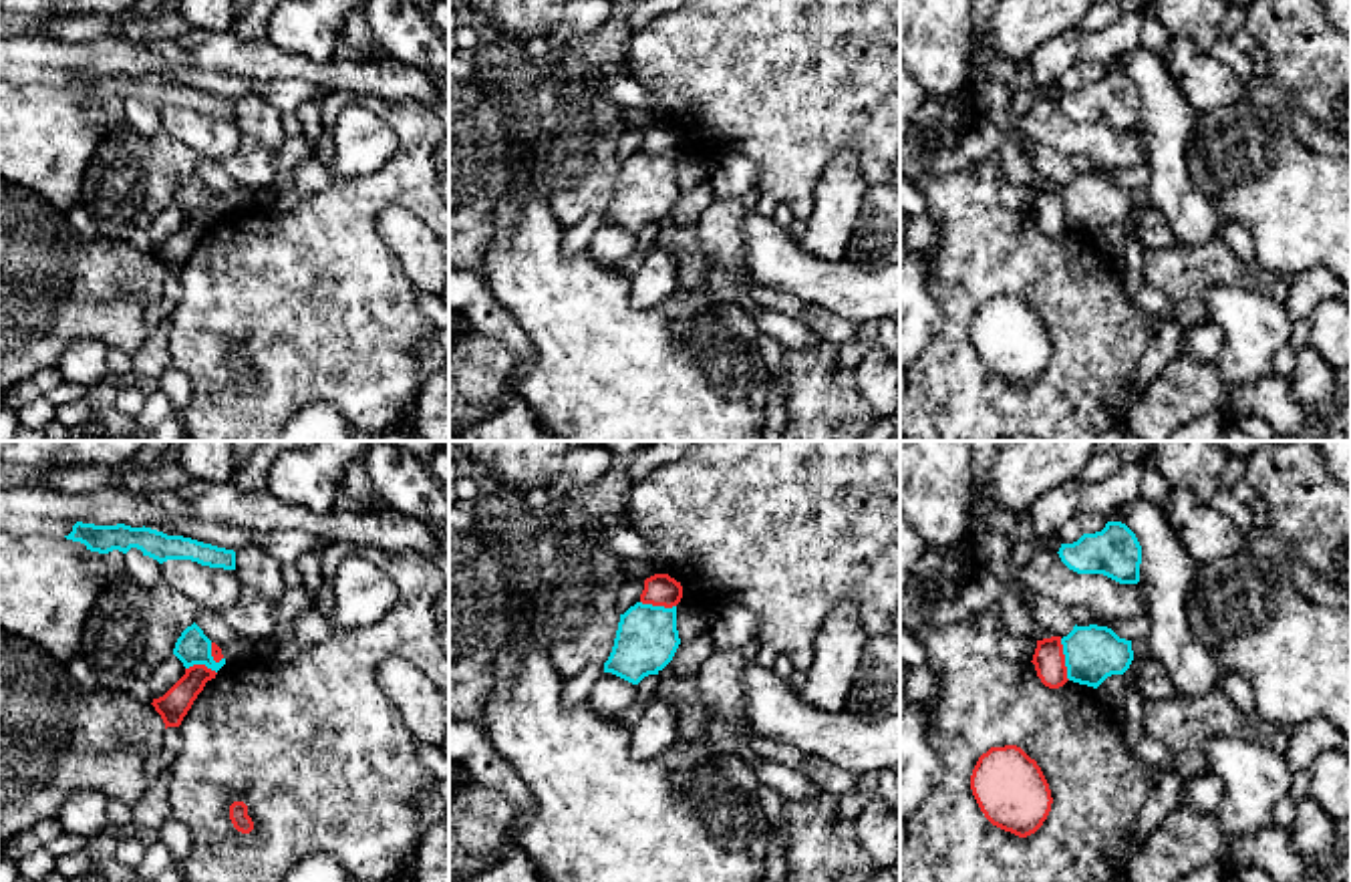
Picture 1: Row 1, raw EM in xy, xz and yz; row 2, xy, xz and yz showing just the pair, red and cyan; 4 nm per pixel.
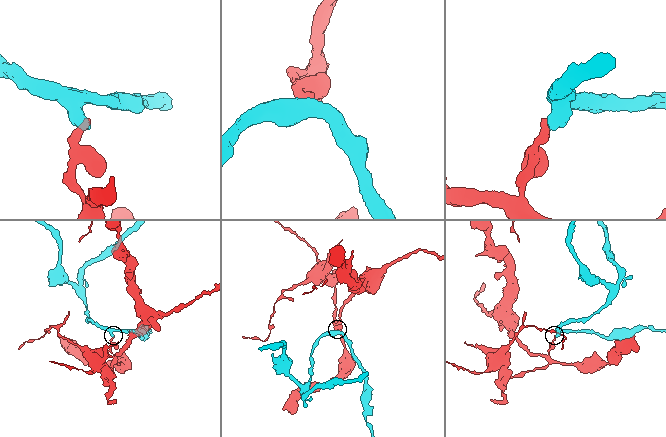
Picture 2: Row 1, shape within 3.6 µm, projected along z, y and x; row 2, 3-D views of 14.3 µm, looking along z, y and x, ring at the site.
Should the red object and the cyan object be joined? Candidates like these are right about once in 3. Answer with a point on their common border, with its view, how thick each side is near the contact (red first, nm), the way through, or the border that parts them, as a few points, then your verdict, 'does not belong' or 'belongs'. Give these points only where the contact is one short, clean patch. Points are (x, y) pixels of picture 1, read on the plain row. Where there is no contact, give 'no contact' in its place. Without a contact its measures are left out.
meets red in yz at (1064, 208); 130 nm thick on the red side, 220 nm on the other; border along yz (1060, 188), (1070, 228); does not belong

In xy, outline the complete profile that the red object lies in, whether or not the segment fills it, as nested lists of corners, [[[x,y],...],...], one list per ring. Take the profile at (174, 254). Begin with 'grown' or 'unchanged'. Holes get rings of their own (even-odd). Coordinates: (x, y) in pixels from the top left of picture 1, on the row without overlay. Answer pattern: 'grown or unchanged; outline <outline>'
unchanged; outline [[[205,213],[185,217],[185,224],[159,248],[153,248],[155,260],[161,264],[165,278],[179,276],[205,232],[215,228],[215,219]]]

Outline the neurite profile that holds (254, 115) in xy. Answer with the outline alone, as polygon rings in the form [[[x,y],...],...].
[[[256,93],[236,99],[236,123],[244,135],[258,139],[272,155],[286,139],[280,111]]]

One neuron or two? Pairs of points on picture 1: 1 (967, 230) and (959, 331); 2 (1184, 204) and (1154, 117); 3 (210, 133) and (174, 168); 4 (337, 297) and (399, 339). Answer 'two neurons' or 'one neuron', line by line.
1: one neuron
2: one neuron
3: two neurons
4: one neuron

